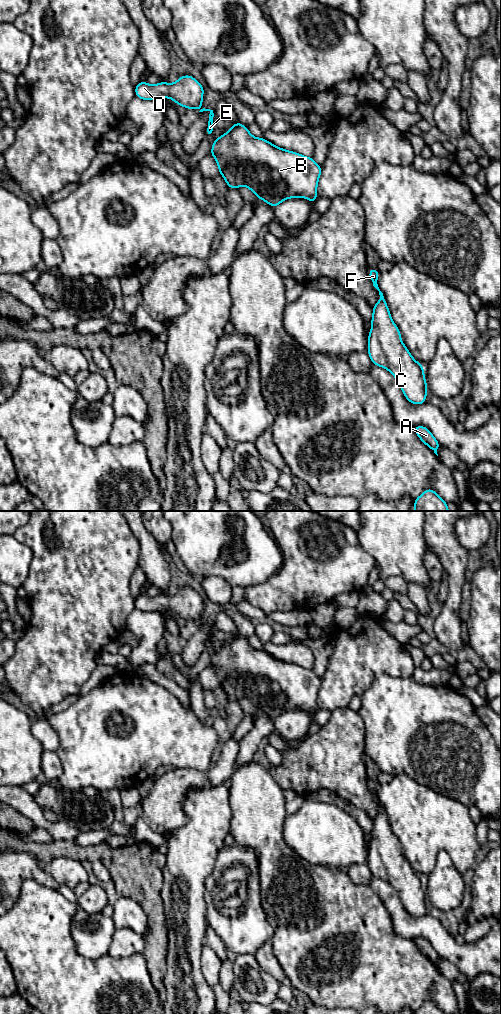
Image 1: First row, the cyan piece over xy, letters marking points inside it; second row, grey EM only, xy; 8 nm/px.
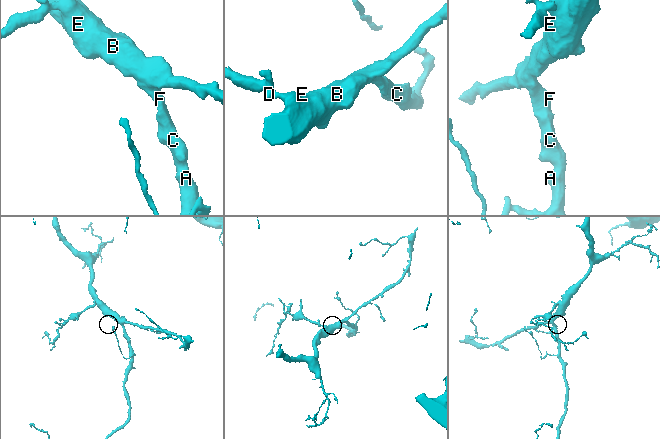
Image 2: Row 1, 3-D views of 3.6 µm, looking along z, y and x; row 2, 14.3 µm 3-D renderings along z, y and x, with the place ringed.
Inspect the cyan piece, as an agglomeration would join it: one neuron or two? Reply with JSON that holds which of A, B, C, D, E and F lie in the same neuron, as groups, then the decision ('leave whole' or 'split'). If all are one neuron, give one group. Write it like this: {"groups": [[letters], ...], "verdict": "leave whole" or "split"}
{"groups": [["A", "B", "C", "D", "E", "F"]], "verdict": "leave whole"}

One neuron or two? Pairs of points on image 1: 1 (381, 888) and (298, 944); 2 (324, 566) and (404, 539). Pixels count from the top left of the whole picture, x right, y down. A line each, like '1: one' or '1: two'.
1: two
2: two

